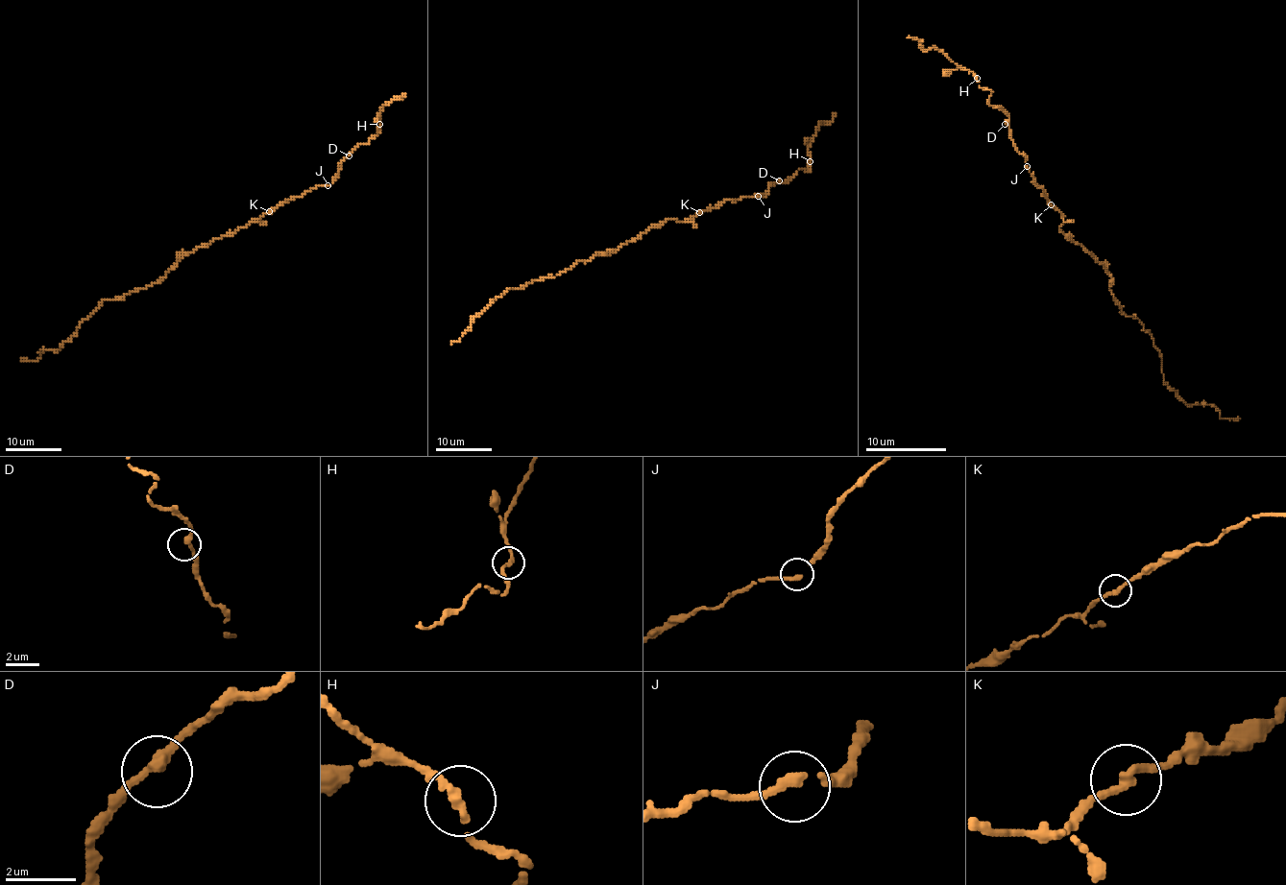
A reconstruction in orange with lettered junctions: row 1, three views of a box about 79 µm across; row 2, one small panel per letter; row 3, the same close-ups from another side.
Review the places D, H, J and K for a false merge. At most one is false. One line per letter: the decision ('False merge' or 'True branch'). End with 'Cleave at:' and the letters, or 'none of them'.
D: True branch
H: True branch
J: True branch
K: True branch
Cleave at: none of them

